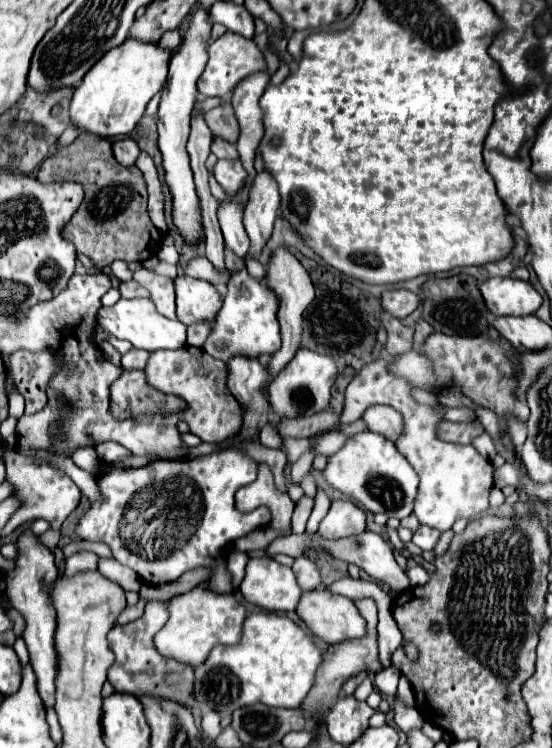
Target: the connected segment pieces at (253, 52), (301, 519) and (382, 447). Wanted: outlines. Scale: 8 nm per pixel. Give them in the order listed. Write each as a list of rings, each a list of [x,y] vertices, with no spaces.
[[[226,32],[224,36],[220,36],[218,40],[208,44],[208,64],[206,64],[204,74],[198,80],[198,92],[202,96],[220,96],[222,98],[228,92],[232,92],[240,80],[244,80],[252,72],[262,70],[264,66],[266,66],[266,62],[254,40],[248,40],[234,32]]]
[[[304,496],[304,498],[298,502],[298,506],[296,506],[296,510],[294,510],[294,516],[292,516],[292,532],[294,532],[294,534],[304,534],[308,516],[310,516],[310,512],[312,512],[312,506],[314,506],[314,500],[308,498],[308,496]]]
[[[358,432],[348,436],[346,444],[328,458],[322,470],[324,480],[338,492],[342,492],[352,502],[360,504],[372,514],[382,512],[388,518],[402,520],[412,514],[412,504],[418,488],[418,474],[408,464],[408,460],[396,450],[394,442],[378,432]]]

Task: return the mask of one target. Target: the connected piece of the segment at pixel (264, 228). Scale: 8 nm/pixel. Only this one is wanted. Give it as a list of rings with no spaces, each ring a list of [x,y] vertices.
[[[268,172],[256,174],[254,186],[250,190],[250,200],[244,208],[244,228],[250,238],[250,256],[258,258],[266,240],[272,236],[276,210],[280,206],[278,186],[268,176]]]

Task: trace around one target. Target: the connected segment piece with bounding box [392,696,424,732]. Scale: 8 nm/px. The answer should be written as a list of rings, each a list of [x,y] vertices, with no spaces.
[[[394,696],[394,706],[392,706],[392,710],[394,710],[394,720],[396,720],[396,724],[398,724],[398,728],[400,728],[402,732],[410,732],[410,730],[420,728],[420,726],[424,724],[420,712],[418,712],[416,708],[406,706],[404,702],[400,702],[398,696]]]

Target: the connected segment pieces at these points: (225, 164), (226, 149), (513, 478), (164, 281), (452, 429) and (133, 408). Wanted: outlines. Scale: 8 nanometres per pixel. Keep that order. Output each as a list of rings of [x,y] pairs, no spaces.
[[[216,160],[214,164],[214,176],[216,180],[220,182],[220,186],[236,196],[238,190],[242,188],[244,184],[244,178],[246,178],[246,170],[242,168],[240,160]]]
[[[216,136],[214,140],[212,140],[212,152],[218,156],[218,158],[238,158],[238,152],[236,152],[236,146],[234,144],[230,144],[230,142],[226,142],[226,140],[222,140],[220,136]]]
[[[502,464],[500,468],[496,468],[496,486],[498,488],[504,488],[504,486],[510,486],[510,484],[518,484],[518,480],[520,480],[520,474],[524,472],[524,476],[526,476],[526,470],[522,468],[522,470],[518,470],[514,464]]]
[[[138,268],[132,274],[132,280],[136,280],[138,284],[142,284],[148,292],[152,302],[156,304],[156,310],[166,316],[166,318],[176,318],[176,306],[174,306],[174,282],[172,278],[166,276],[158,276],[150,270]]]
[[[478,420],[474,422],[440,422],[438,426],[438,438],[444,442],[454,444],[472,444],[474,438],[482,434],[482,426]]]
[[[122,370],[120,378],[110,386],[110,410],[116,418],[134,418],[160,408],[178,410],[182,408],[182,400],[150,388],[142,370]]]

